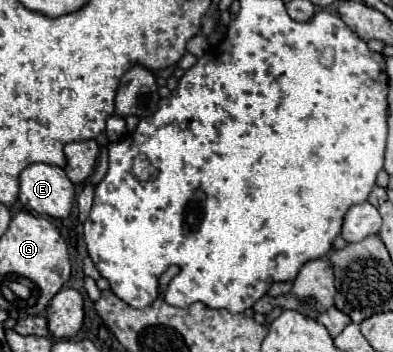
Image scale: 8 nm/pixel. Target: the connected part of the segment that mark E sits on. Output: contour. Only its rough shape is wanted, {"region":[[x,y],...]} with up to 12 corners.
{"region":[[30,164],[20,202],[42,216],[66,218],[74,184],[60,166]]}

